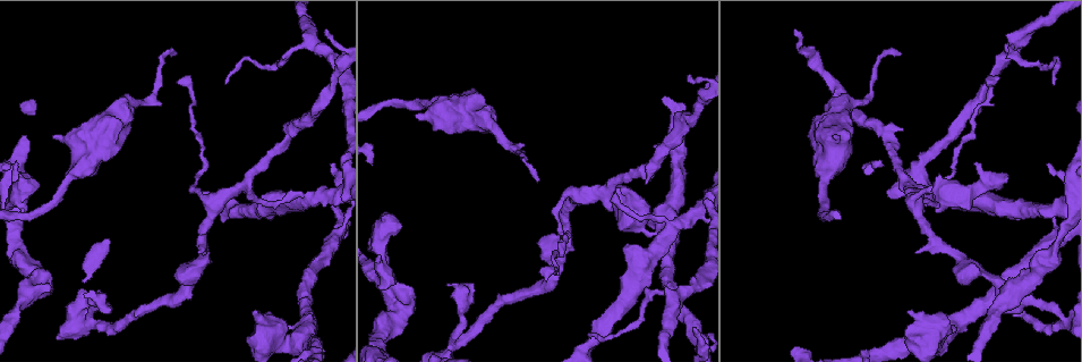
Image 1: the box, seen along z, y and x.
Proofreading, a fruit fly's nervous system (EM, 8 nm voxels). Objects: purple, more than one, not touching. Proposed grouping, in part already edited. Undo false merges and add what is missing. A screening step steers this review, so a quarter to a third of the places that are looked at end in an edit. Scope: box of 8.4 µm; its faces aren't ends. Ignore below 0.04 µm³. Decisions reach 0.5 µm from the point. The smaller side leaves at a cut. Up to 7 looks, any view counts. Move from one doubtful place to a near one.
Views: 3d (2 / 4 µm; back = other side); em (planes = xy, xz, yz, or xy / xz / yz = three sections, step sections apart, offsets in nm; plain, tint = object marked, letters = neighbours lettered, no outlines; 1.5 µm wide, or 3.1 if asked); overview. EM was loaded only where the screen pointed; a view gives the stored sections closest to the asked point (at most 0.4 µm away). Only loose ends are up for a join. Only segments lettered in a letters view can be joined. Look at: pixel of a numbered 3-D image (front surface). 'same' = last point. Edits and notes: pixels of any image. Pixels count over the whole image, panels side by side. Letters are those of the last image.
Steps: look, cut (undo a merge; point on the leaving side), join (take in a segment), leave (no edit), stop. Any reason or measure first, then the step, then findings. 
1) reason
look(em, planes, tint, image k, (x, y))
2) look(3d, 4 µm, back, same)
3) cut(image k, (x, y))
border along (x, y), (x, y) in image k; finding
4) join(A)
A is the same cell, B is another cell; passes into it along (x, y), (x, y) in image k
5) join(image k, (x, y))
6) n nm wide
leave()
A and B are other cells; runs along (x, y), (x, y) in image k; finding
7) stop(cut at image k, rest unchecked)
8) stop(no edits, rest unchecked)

three-way junction
look(em, planes, letters, image 1, (606, 191))

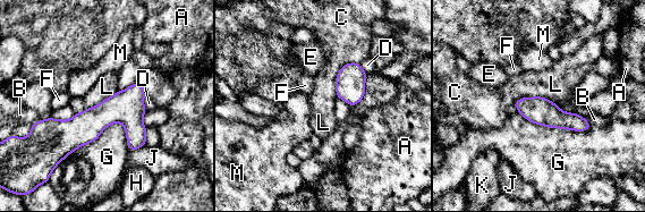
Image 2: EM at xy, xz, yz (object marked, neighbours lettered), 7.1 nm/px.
leave()
A, B, C, D, E, F, G, H, J, K, L and M are other cells; runs along (142, 93), (87, 126), (52, 124) in image 2; all the same neuron

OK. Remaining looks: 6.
an open end
look(em, planes, letters, image 1, (255, 312))

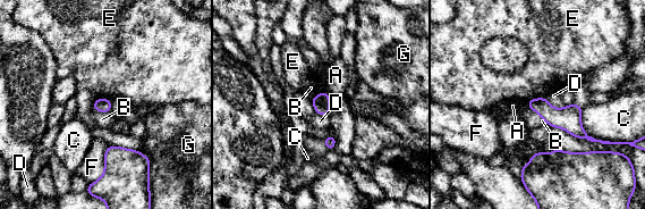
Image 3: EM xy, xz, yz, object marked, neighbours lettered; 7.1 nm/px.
leave()
A, B, C, D, E, F and G are other cells; runs along (531, 103), (566, 118), (583, 135) in image 3; none of them fits

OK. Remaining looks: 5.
an open end
look(em, yz, step 8, letters, image 1, (377, 287))

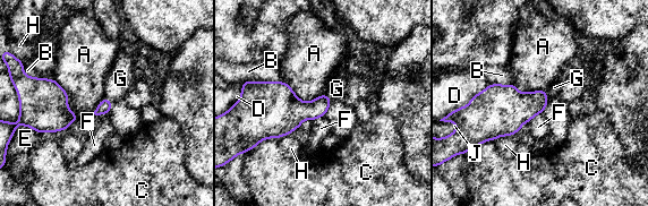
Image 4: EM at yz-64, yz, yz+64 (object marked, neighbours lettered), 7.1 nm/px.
cut it another way
look(em, planes, letters, same)

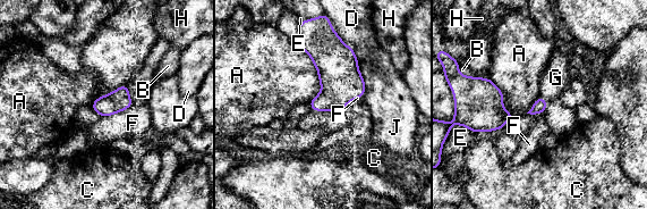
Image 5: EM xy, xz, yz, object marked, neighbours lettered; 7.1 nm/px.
join(image 5, (555, 77))
G is the same cell, A, B, C, D, E, F, H and J are other cells; passes into it along (539, 105), (544, 99), (555, 77) in image 5; the neuron continues

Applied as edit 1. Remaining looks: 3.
stop(join at image 5, rest unchecked)

